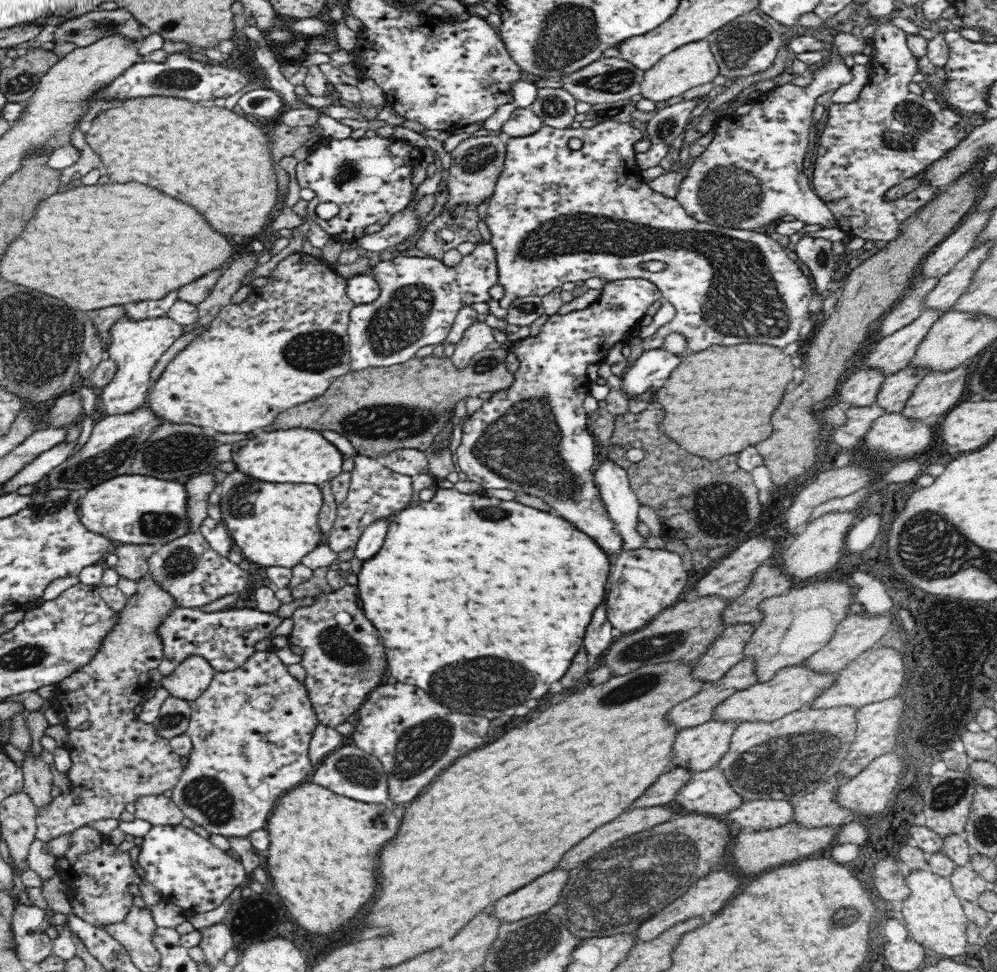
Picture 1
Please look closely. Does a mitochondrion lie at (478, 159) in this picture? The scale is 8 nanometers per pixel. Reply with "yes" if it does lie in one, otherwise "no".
yes

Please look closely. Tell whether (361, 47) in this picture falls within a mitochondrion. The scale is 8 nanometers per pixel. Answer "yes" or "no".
no

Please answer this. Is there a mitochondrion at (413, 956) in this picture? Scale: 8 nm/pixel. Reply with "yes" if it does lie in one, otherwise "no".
no

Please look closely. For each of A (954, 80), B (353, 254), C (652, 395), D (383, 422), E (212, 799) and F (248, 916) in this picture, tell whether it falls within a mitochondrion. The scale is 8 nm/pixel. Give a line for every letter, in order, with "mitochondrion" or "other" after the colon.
A: other
B: other
C: other
D: mitochondrion
E: mitochondrion
F: mitochondrion

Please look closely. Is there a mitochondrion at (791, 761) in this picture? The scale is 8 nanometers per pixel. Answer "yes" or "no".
yes

